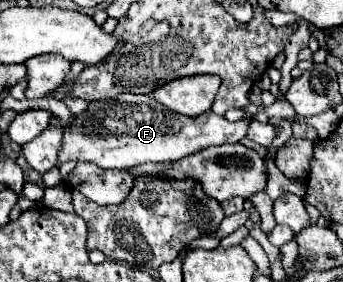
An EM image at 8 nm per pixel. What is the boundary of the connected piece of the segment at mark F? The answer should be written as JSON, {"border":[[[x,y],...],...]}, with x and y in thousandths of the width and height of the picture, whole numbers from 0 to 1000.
{"border":[[[379,337],[362,351],[262,358],[239,408],[216,408],[187,450],[169,571],[257,571],[303,599],[379,599],[431,571],[519,571],[612,514],[700,507],[717,486],[723,429],[665,429],[659,415],[589,401],[577,415],[519,408],[455,365],[437,337]]]}

